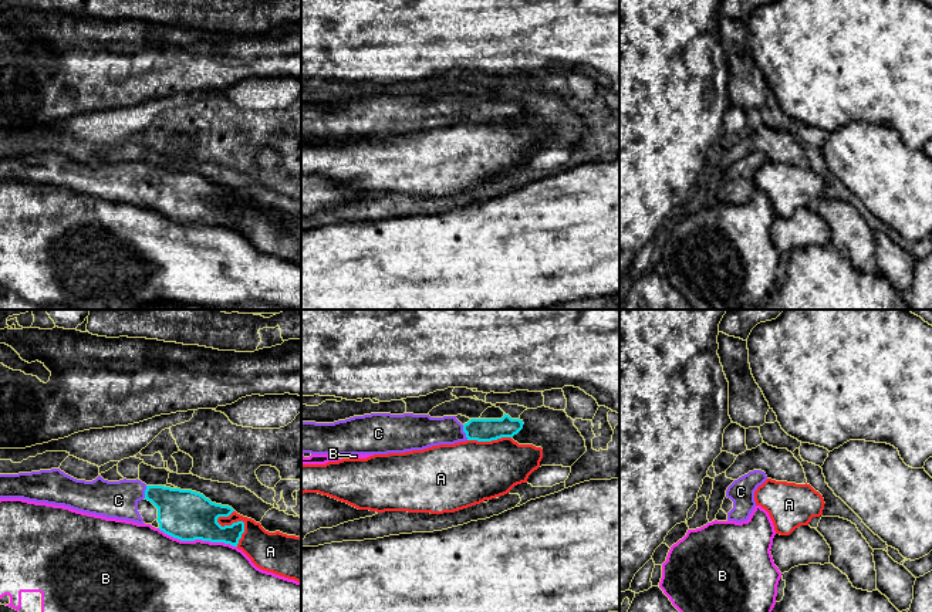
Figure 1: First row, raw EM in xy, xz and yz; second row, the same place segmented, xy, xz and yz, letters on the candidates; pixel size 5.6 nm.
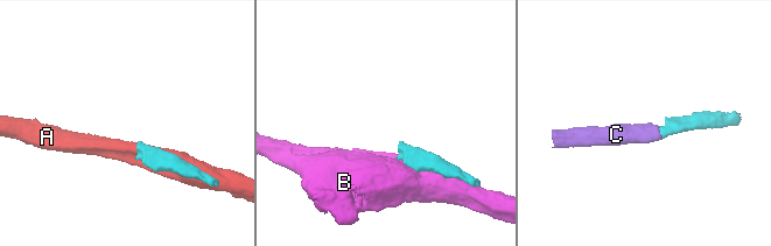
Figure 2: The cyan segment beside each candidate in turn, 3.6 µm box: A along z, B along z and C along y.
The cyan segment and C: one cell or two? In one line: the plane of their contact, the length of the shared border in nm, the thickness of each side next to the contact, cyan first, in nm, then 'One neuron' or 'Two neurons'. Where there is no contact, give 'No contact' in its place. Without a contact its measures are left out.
Touches cyan in xz. Shared border 90 nm. Thickness 130 nm (cyan) against 190 nm. One neuron

